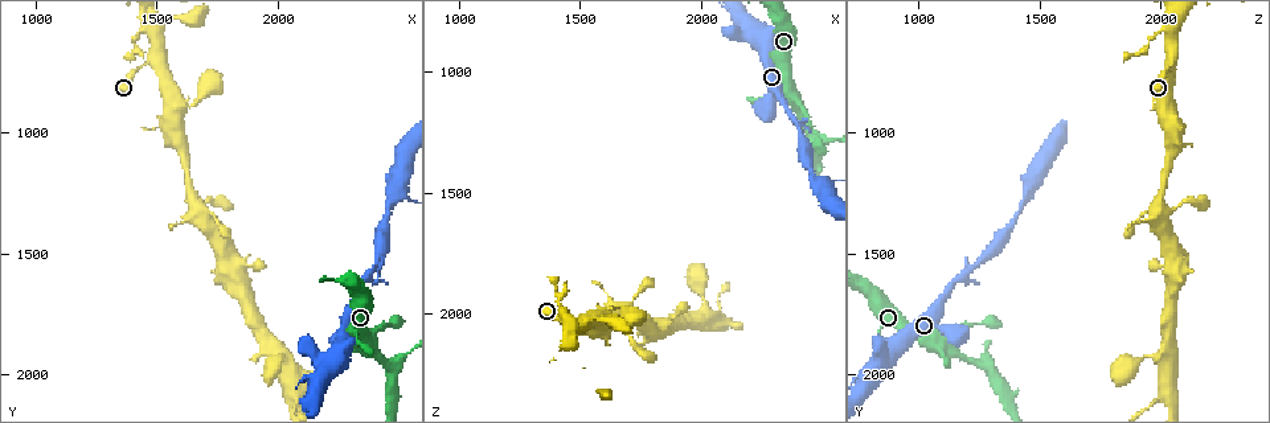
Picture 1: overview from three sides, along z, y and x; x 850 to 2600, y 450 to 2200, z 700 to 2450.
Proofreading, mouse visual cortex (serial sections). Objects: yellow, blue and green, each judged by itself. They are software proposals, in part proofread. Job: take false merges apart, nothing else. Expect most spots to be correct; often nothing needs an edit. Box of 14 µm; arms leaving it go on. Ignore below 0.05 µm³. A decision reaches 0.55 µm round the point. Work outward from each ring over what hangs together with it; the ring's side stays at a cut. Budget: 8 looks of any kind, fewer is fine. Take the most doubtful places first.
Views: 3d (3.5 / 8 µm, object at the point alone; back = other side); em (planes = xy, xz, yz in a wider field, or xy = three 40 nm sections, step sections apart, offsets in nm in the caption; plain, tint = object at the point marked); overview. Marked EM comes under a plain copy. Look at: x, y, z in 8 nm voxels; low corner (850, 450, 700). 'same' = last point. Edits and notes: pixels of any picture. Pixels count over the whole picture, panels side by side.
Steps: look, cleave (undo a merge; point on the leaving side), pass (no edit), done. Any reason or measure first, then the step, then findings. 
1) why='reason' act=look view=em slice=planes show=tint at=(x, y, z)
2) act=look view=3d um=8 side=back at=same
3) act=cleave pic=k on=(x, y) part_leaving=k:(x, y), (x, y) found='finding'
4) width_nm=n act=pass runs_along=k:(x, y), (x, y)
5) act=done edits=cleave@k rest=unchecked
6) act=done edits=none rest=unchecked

act=look view=3d um=3.5 at=(1410, 630, 1940)

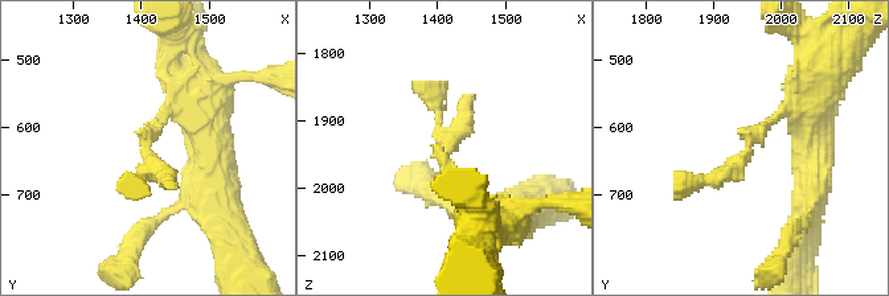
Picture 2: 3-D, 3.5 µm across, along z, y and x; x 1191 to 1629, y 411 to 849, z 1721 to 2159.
why='need the tissue' act=look view=em slice=xy step=2 show=tint at=(1415, 635, 1950)

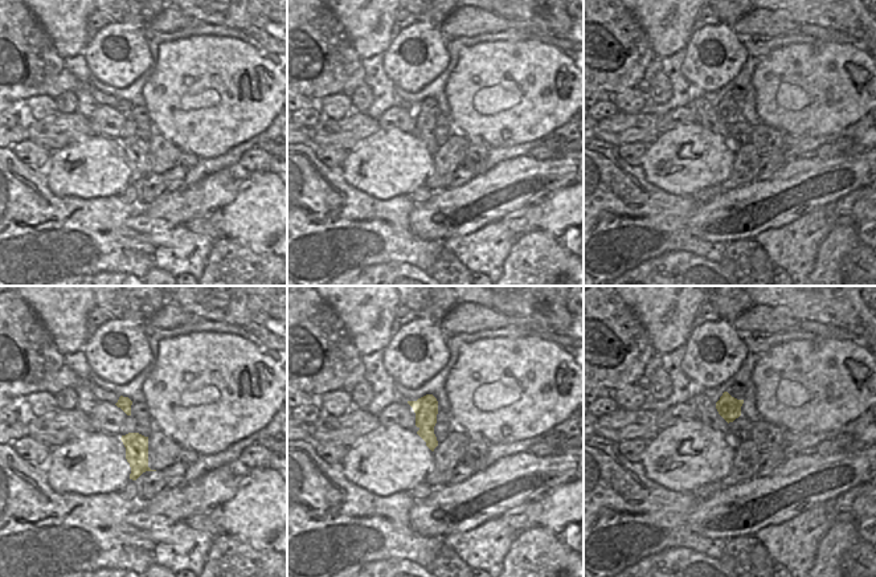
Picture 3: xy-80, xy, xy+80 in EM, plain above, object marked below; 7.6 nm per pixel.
width_nm=180 act=pass runs_along=2:(803, 109), (783, 109), (732, 169), (681, 190) found='continuous, no second cell'

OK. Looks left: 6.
why='three-way junction' act=look view=3d um=3.5 at=(2460, 1280, 1420)

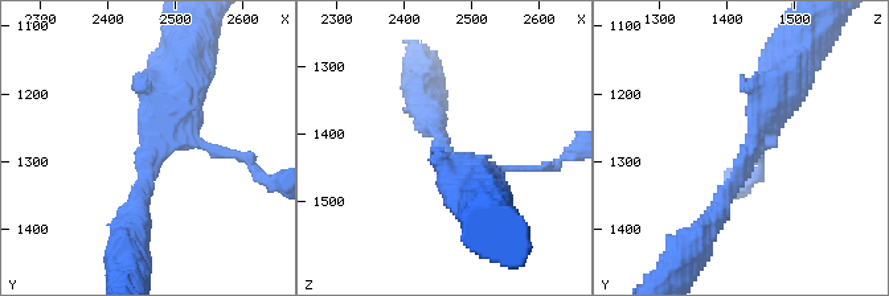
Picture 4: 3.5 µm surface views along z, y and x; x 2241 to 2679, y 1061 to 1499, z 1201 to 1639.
arms=3 arm_widths_nm=100,250,600 act=look view=em slice=xy step=2 show=tint at=(2465, 1280, 1435)

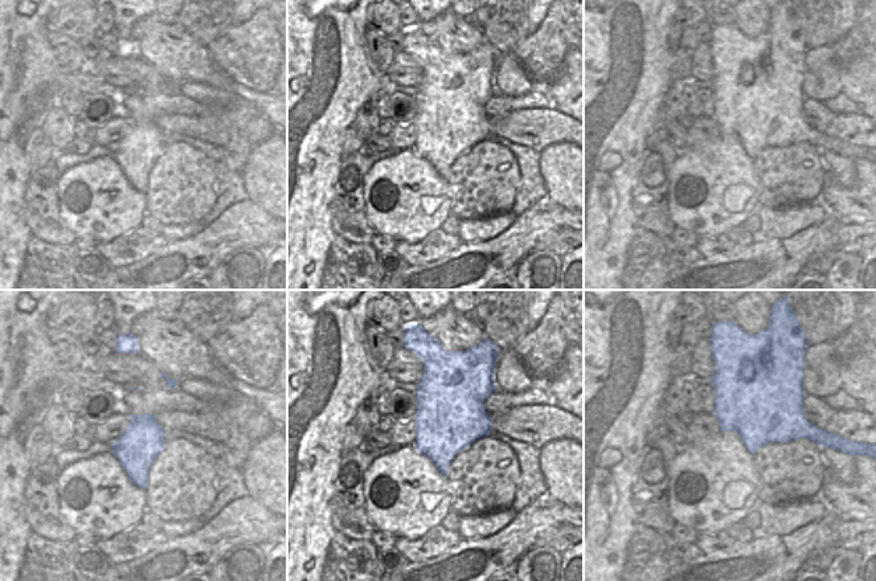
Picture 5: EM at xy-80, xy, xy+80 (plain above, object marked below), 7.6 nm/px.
act=look view=em slice=xy step=1 show=tint at=same

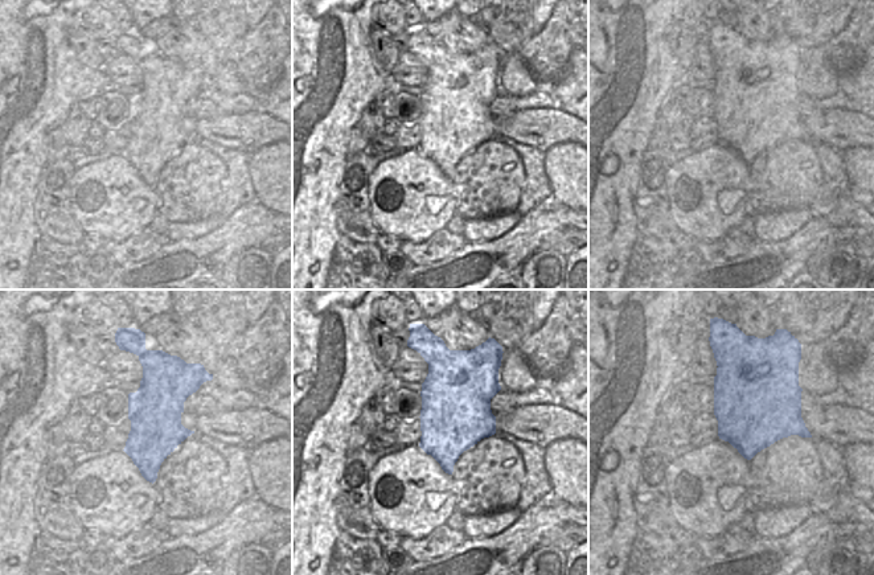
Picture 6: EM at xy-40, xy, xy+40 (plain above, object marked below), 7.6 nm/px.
width_nm=550 act=pass runs_along=4:(708, 225), (786, 79) found='one cell here'

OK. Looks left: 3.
why='branch point' act=look view=3d um=3.5 at=(1640, 1310, 2000)

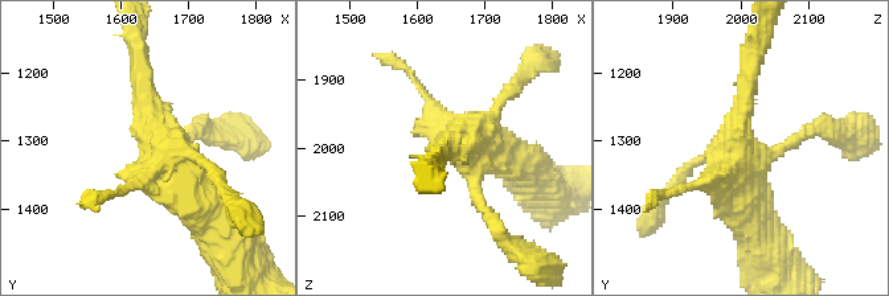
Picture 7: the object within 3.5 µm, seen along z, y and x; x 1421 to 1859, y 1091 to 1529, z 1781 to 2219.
act=look view=em slice=xy step=2 show=tint at=(1655, 1295, 2000)

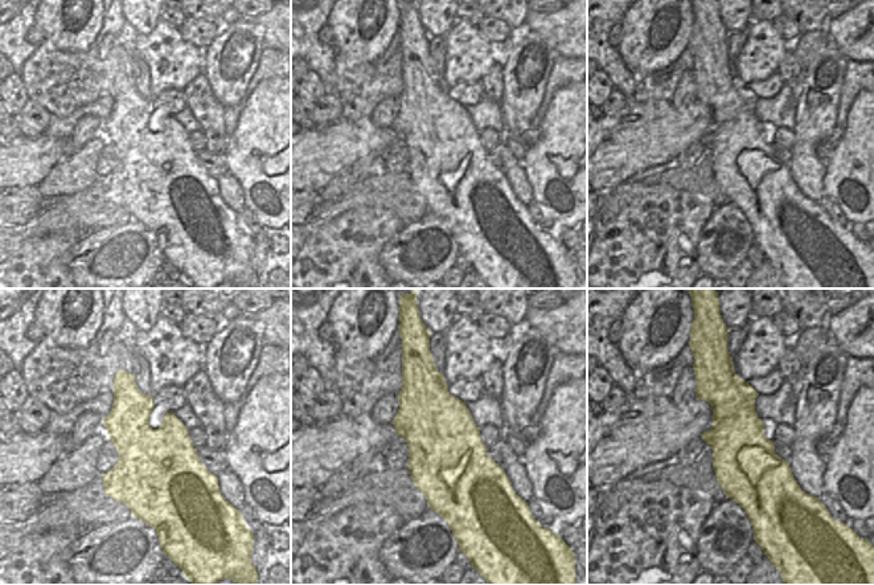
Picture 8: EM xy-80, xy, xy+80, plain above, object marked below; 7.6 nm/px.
act=pass runs_along=7:(143, 75), (151, 136), (224, 225) found='all the same cell'

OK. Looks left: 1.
act=done edits=none rest=unchecked

